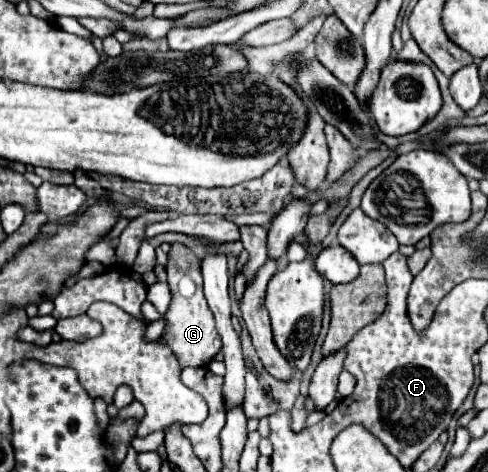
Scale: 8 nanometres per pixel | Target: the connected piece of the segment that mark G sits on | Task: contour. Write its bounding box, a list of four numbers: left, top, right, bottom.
[162,243,220,367]

